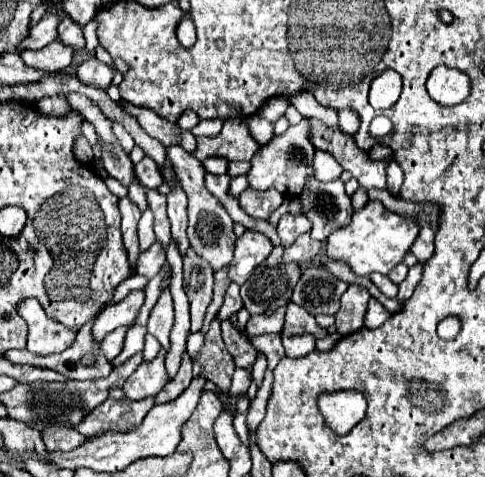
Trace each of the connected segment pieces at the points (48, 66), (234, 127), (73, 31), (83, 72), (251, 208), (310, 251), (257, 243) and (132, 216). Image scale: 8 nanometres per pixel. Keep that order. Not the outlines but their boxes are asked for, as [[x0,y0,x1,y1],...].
[[20,40,74,72],[194,120,258,162],[58,16,86,50],[78,58,112,90],[240,188,284,220],[284,234,322,264],[228,230,272,284],[120,198,140,268]]

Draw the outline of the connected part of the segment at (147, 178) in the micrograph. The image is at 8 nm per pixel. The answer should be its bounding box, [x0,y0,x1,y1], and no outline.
[136,156,164,188]

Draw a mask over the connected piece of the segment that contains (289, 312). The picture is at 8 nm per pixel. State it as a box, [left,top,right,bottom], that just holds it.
[282,302,320,336]

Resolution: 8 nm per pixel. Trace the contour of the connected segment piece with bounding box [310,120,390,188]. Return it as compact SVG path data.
M316 120L316 128L310 130L310 138L318 150L330 152L336 162L360 182L360 186L386 188L386 166L390 158L370 160L368 152L362 152L352 136L344 134L340 127L326 128L320 120Z

